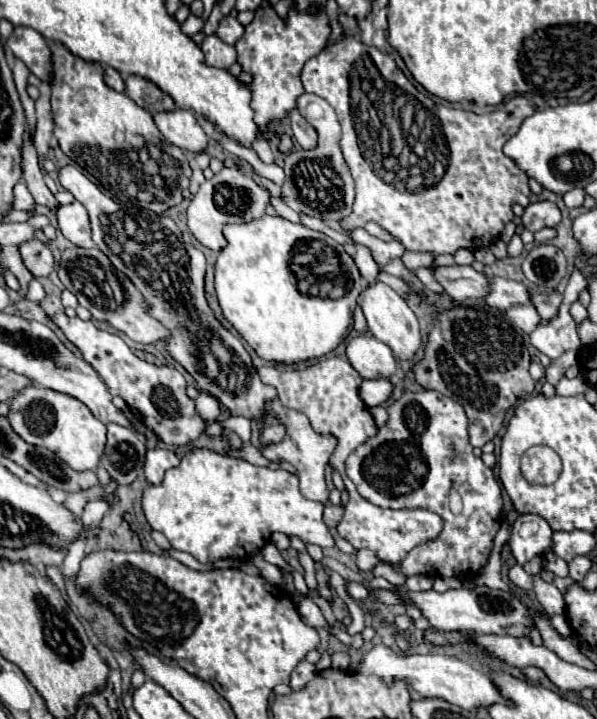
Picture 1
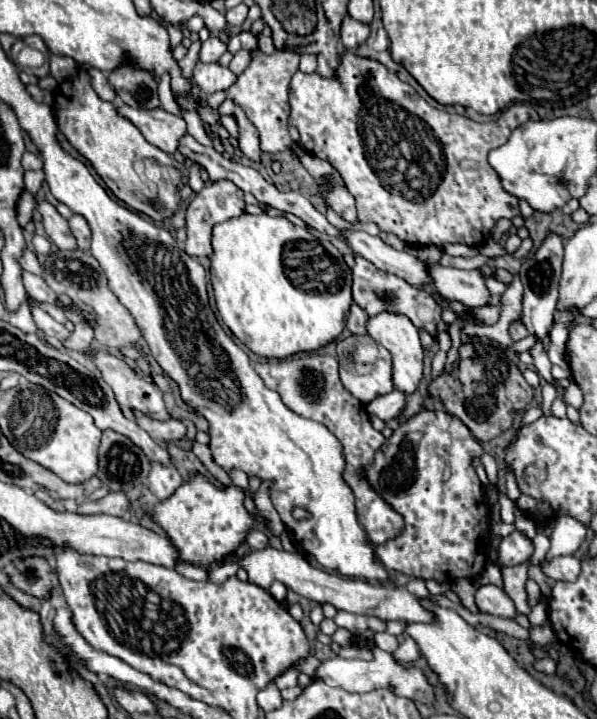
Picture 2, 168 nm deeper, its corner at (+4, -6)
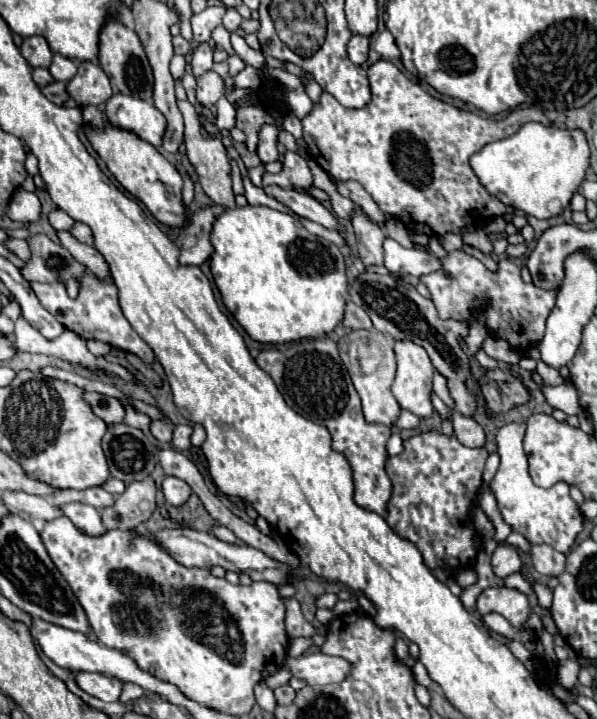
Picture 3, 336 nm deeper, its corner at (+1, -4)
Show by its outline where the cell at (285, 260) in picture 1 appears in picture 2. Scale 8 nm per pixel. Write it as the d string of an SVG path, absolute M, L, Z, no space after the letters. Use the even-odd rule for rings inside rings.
M243 213L237 219L229 219L229 221L219 223L219 225L213 227L213 255L211 255L211 269L209 269L209 273L211 273L211 285L213 285L217 309L219 309L219 315L223 317L225 325L231 329L231 333L247 349L251 349L255 355L267 357L267 359L287 359L287 357L297 355L297 353L311 353L311 351L317 351L317 349L325 347L327 343L335 341L341 335L341 331L345 329L345 311L349 311L349 307L353 303L351 269L343 261L343 255L339 253L339 249L331 241L317 239L307 229L293 225L289 219L285 219L285 217L269 217L267 213L261 213L261 215Z

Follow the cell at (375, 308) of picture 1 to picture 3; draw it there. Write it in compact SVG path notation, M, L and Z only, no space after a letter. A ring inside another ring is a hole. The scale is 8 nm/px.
M396 341L394 351L398 359L398 371L392 383L392 393L398 405L416 417L430 417L434 413L430 401L434 367L428 353L410 341Z

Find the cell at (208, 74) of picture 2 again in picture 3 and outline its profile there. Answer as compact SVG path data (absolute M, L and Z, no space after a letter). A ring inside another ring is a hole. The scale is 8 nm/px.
M208 71L206 75L198 77L196 99L200 105L204 105L204 107L216 105L216 101L222 97L222 91L224 91L224 79L220 75L216 75L214 71Z

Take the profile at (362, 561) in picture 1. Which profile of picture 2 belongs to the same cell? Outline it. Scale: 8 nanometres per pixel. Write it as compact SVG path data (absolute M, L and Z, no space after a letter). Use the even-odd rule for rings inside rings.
M419 411L411 419L403 421L393 435L379 447L371 465L365 465L365 479L377 491L385 503L389 503L405 519L405 531L381 547L375 549L379 561L393 571L423 581L435 579L437 583L453 585L457 579L471 579L485 569L487 541L489 541L489 503L485 489L471 467L471 459L481 455L481 445L471 437L467 425L445 411ZM449 465L451 477L443 483L443 469Z

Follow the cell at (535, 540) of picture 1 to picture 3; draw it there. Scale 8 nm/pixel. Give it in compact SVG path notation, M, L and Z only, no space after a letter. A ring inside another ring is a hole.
M502 545L496 547L496 551L492 555L492 569L494 569L494 573L498 577L504 579L504 577L508 577L512 573L518 573L520 565L522 565L522 561L520 561L520 557L518 557L518 553L514 549L502 547Z

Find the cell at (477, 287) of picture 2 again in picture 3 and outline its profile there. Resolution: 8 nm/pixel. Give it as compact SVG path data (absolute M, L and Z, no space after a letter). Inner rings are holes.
M384 239L384 265L390 273L408 273L408 275L426 275L440 269L440 261L436 255L426 249L406 249L394 239Z

